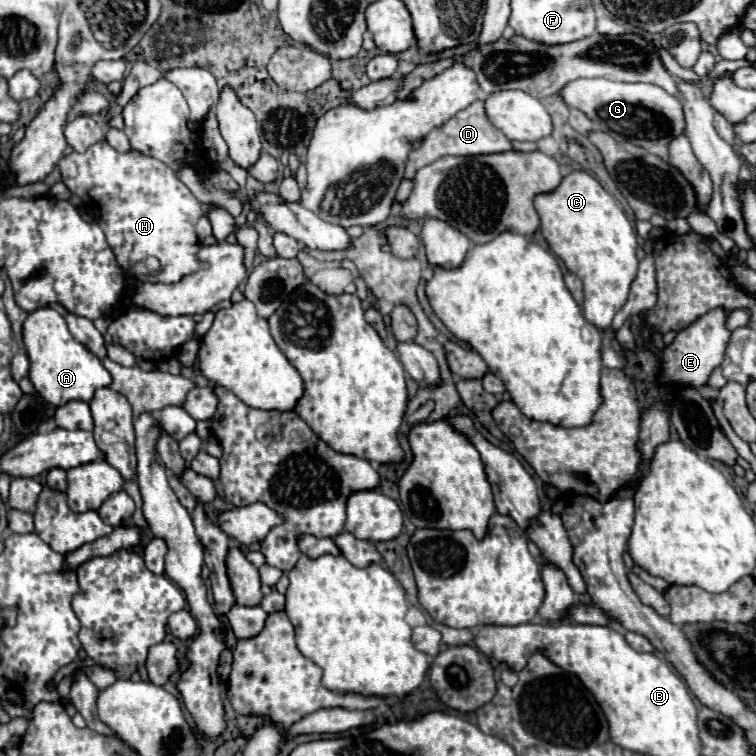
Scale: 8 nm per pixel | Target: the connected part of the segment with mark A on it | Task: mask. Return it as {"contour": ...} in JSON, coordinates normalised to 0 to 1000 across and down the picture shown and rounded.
{"contour":[[[53,406],[37,414],[32,425],[32,456],[40,475],[37,501],[48,512],[50,522],[71,538],[79,538],[98,528],[116,533],[124,525],[127,515],[143,512],[148,504],[135,478],[93,443],[85,419],[69,406]]]}

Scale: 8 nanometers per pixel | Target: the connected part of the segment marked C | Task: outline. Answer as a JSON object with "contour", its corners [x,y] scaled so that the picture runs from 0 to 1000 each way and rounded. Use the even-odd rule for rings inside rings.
{"contour":[[[757,226],[733,253],[712,255],[706,274],[726,329],[772,377],[772,419],[794,435],[807,433],[810,419],[828,401],[833,374],[844,361],[841,306],[823,274],[775,226]]]}

